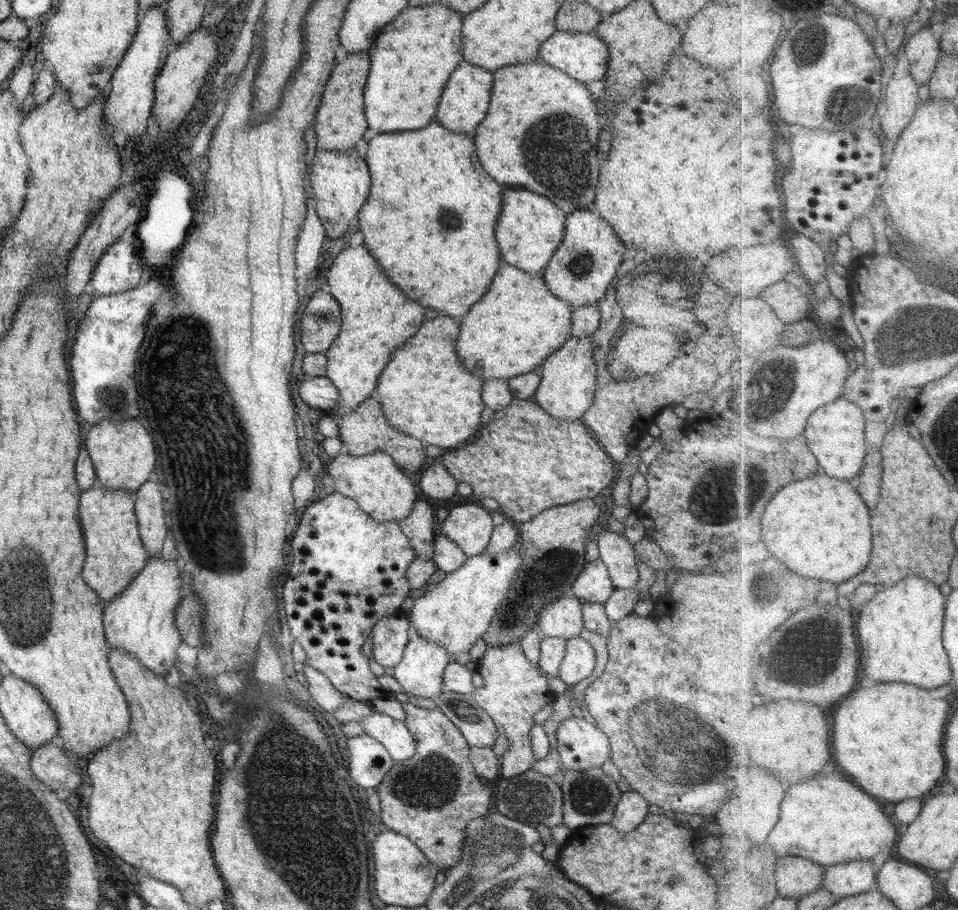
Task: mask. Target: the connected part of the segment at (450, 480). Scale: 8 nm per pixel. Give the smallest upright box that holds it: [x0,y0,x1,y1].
[417,462,459,500]

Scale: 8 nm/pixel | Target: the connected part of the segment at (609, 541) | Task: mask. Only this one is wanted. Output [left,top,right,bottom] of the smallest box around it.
[597,530,638,590]

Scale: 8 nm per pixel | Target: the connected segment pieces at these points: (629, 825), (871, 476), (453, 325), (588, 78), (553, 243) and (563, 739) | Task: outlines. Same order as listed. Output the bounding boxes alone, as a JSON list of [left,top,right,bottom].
[[609,791,650,832],[857,447,885,511],[375,316,486,450],[538,31,608,85],[495,189,567,274],[556,718,611,773]]

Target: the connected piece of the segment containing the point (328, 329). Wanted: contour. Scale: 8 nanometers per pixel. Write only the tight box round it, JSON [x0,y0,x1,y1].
[302,291,342,353]

